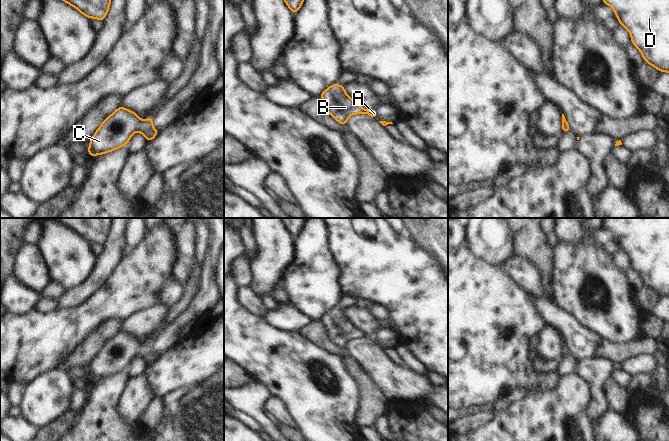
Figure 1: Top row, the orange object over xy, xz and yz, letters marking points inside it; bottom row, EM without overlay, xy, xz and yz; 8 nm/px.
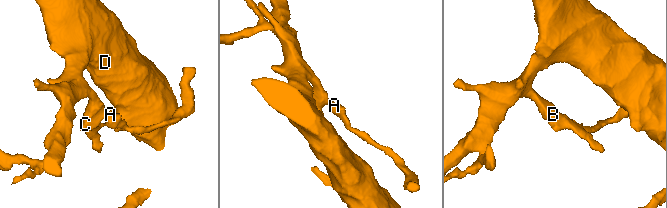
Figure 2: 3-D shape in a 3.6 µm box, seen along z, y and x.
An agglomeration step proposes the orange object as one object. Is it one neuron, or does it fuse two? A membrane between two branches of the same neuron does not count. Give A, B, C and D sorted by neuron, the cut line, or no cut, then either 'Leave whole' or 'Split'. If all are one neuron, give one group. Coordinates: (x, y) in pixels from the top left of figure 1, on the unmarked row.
Groups: A B C D. No split. Leave whole

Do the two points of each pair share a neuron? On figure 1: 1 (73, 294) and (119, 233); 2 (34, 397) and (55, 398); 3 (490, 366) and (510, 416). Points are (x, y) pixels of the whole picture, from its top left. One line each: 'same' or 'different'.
1: same
2: same
3: different

